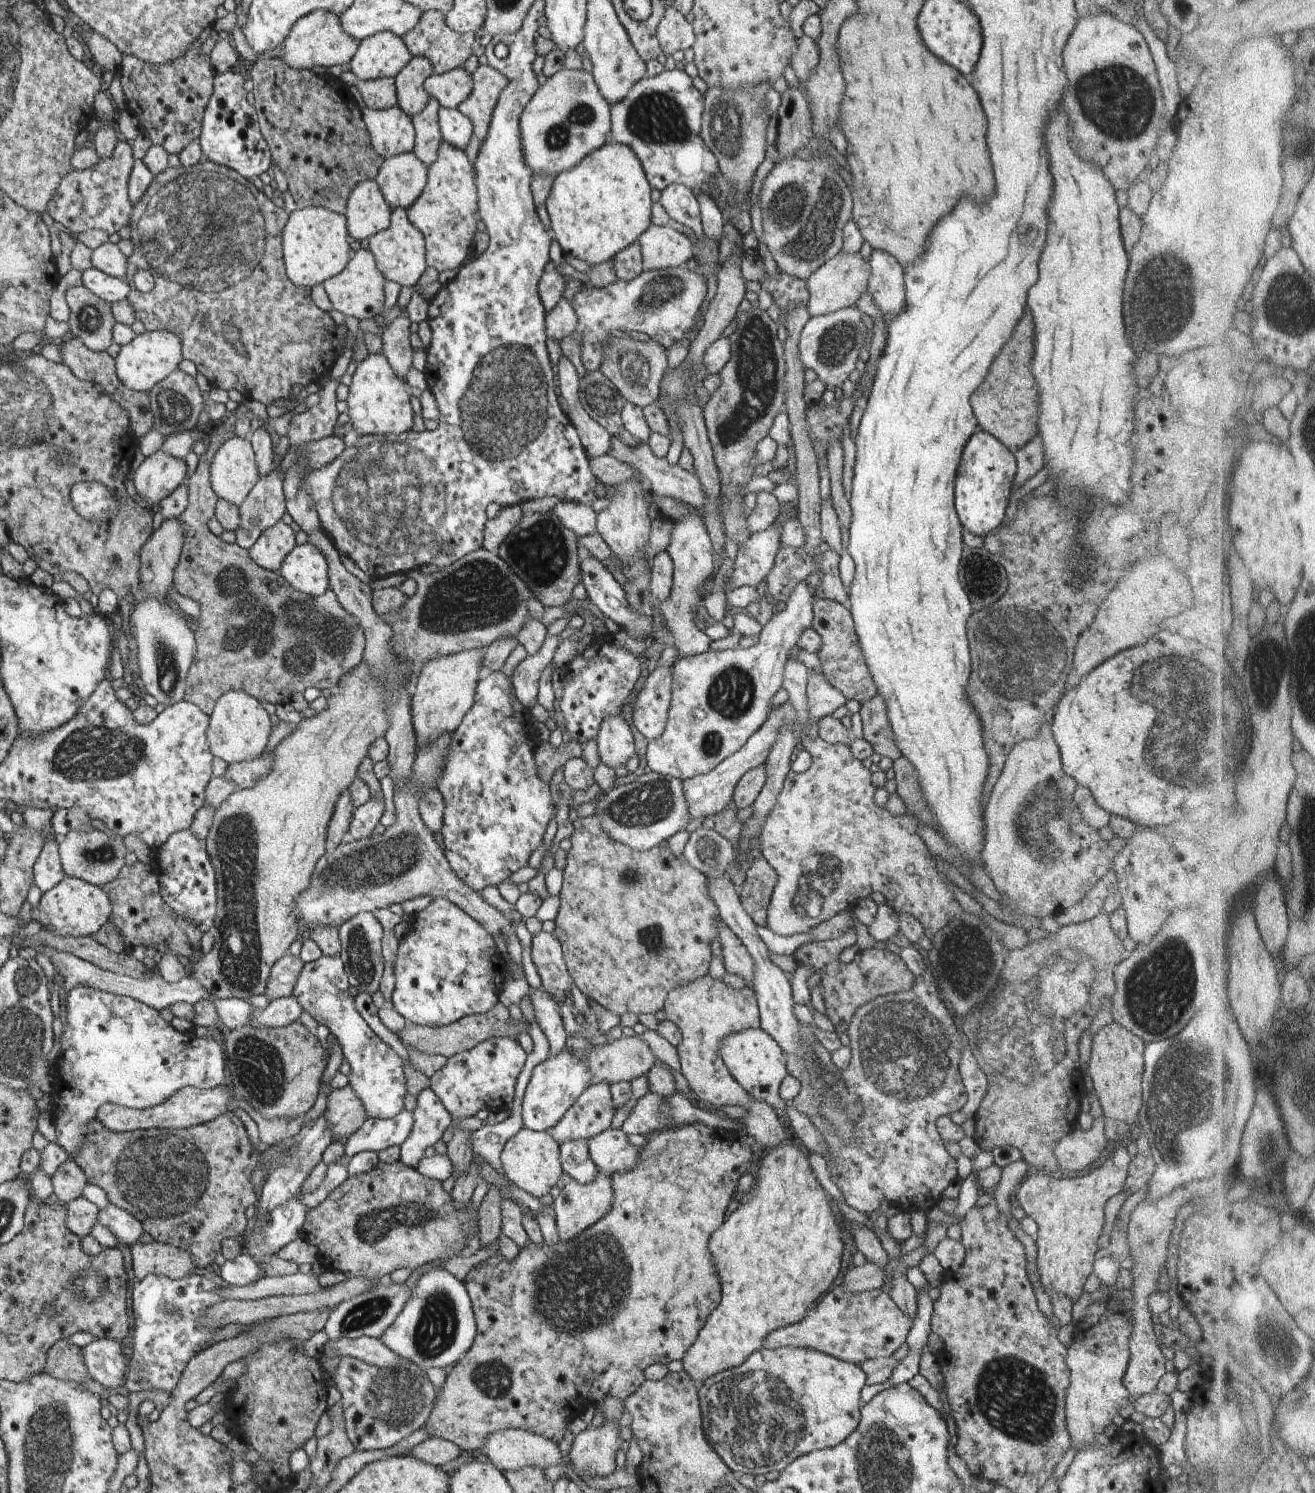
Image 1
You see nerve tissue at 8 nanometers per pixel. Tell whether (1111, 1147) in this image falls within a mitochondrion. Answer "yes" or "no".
no

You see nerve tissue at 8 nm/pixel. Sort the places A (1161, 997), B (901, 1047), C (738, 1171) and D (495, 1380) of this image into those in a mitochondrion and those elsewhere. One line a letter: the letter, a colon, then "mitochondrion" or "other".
A: mitochondrion
B: mitochondrion
C: other
D: mitochondrion

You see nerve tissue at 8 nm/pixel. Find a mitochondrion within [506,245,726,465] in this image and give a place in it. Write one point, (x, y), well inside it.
(636, 368)

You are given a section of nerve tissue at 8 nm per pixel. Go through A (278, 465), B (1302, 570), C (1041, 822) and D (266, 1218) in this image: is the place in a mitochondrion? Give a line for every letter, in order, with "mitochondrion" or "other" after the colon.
A: other
B: other
C: mitochondrion
D: other

